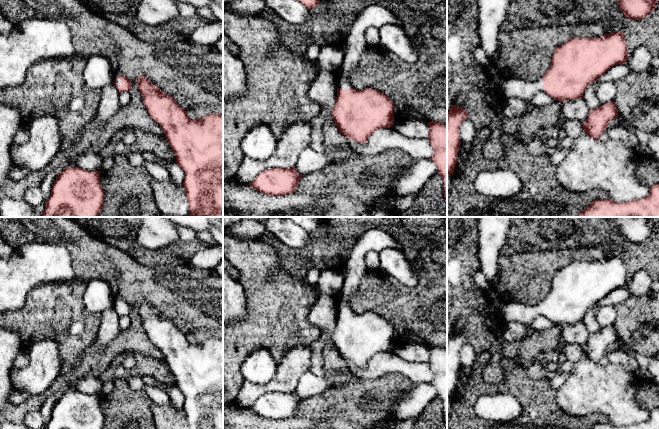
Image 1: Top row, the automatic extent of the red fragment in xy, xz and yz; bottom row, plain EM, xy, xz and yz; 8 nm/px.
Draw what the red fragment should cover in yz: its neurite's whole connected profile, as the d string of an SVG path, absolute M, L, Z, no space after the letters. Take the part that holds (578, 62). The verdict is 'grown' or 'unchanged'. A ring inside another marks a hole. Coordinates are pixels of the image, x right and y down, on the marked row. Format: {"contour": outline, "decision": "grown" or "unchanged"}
{"contour": "M613 31L600 37L570 38L554 50L551 65L541 79L525 81L512 77L490 77L485 89L489 93L502 95L505 100L511 98L529 100L539 91L560 102L582 98L592 82L596 82L612 66L627 62L627 44L624 35L621 31Z", "decision": "grown"}

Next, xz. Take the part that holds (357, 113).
{"contour": "M372 5L363 10L354 24L352 25L345 39L342 50L344 58L337 72L337 98L331 115L339 129L339 132L345 138L352 139L359 143L365 143L368 137L377 129L390 128L393 126L394 102L384 93L365 88L356 90L350 86L350 72L357 66L362 53L368 48L365 40L365 31L367 28L374 26L380 28L385 24L395 24L400 26L400 21L385 7L381 5Z", "decision": "grown"}

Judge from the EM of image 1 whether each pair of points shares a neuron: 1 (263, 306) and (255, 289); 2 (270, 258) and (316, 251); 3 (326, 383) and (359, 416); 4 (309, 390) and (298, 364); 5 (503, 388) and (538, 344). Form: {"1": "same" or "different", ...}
{"1": "same", "2": "different", "3": "different", "4": "different", "5": "different"}

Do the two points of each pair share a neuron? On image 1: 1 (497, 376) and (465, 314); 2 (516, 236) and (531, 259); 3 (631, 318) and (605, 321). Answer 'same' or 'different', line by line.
1: same
2: different
3: different

